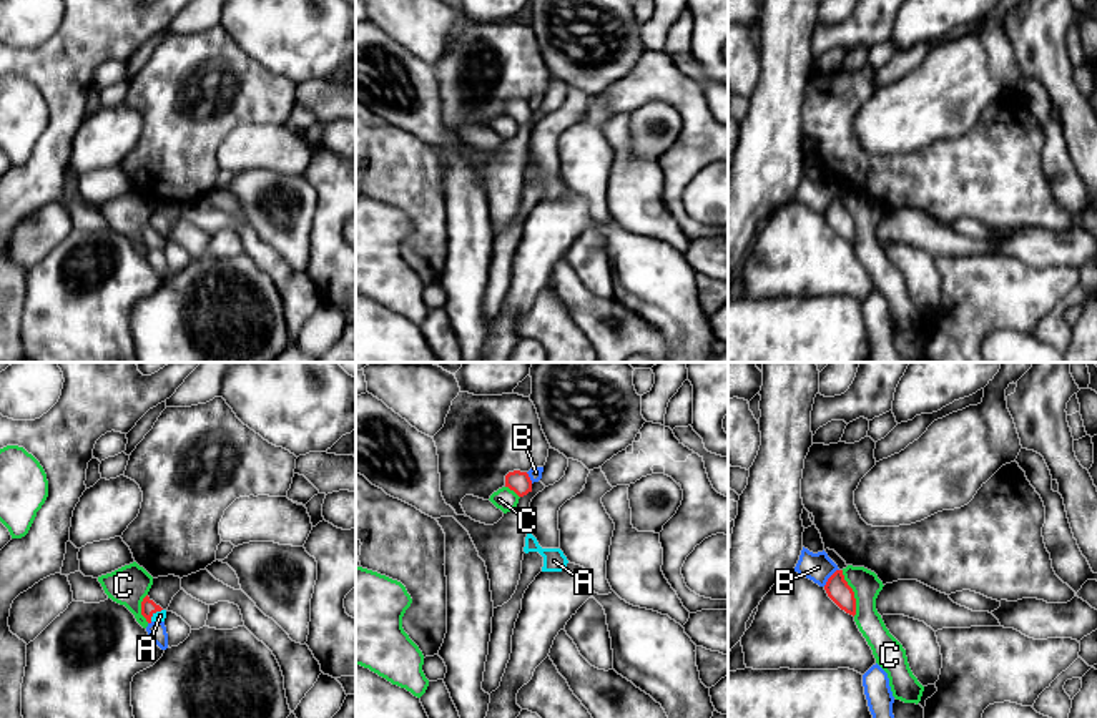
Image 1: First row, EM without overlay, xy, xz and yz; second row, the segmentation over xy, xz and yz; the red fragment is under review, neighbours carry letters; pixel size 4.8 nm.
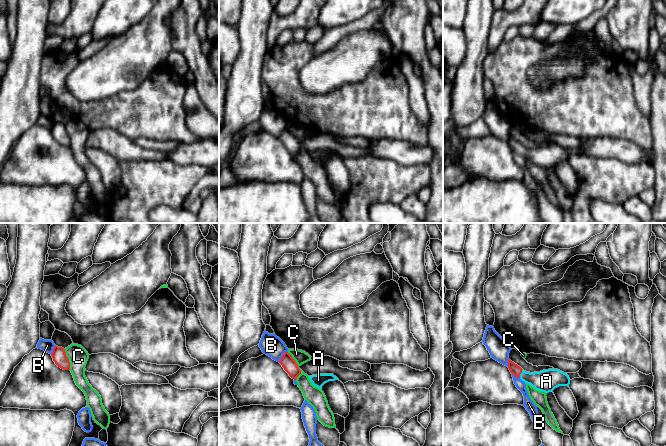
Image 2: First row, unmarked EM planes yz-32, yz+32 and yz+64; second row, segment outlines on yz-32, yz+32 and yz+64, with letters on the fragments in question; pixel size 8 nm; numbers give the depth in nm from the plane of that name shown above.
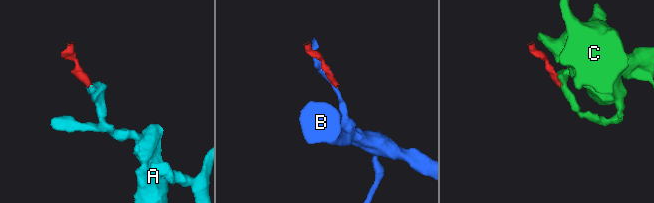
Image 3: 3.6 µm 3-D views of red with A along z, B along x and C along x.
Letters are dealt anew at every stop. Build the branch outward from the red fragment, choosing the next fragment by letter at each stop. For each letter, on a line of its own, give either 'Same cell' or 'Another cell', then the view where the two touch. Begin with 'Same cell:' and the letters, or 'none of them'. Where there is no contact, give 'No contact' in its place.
Same cell: A
A: Same cell. Touches red in xy
B: Another cell. Touches red in yz
C: Another cell. Touches red in yz

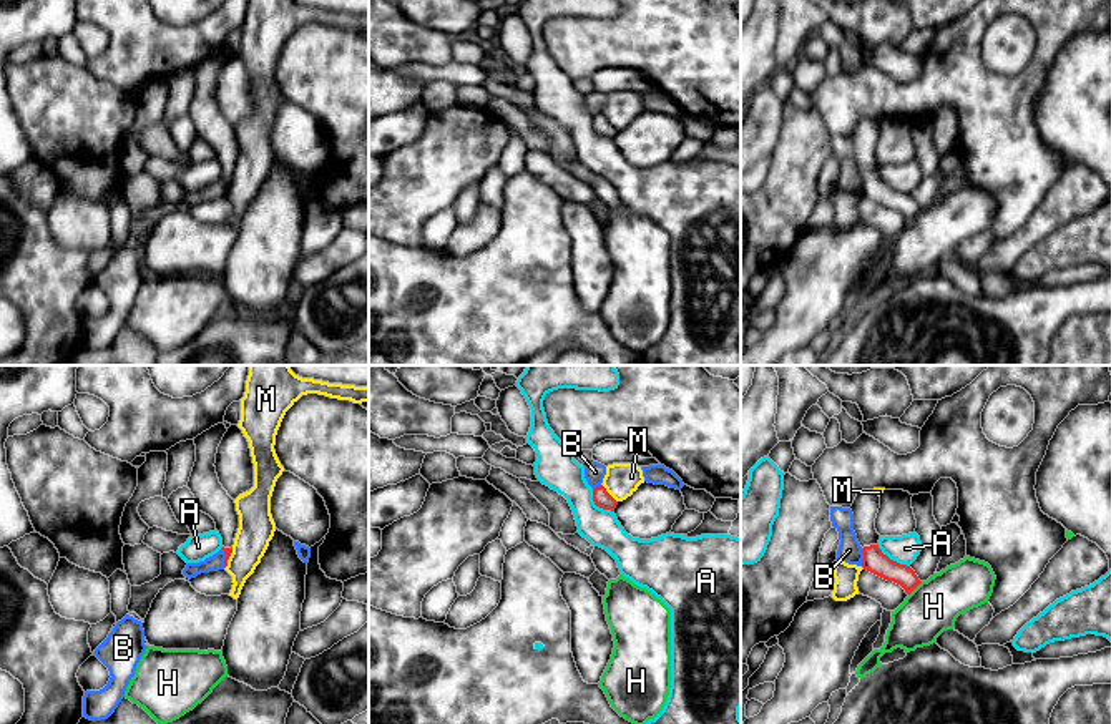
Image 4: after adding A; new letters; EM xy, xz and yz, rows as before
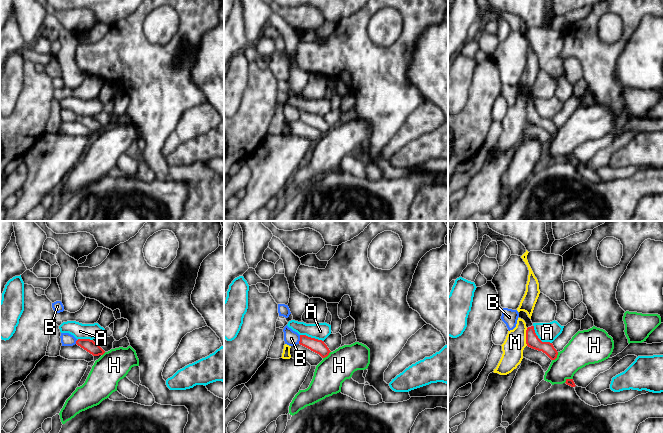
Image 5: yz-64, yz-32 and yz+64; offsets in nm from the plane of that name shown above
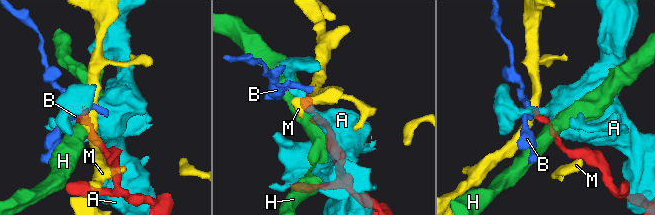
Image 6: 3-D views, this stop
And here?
Same cell: none of them
A: Another cell. Touches red in yz
B: Another cell. Touches red in yz
H: Another cell. Touches red in yz
M: Another cell. Touches red in xz

